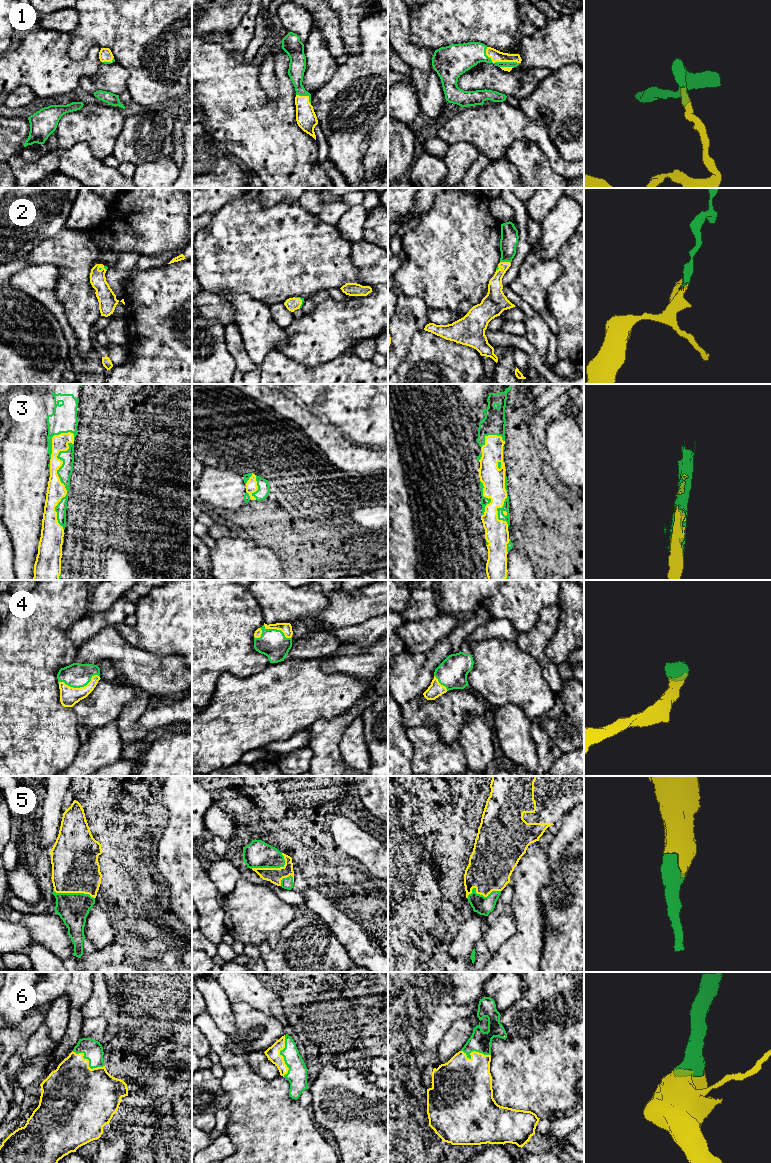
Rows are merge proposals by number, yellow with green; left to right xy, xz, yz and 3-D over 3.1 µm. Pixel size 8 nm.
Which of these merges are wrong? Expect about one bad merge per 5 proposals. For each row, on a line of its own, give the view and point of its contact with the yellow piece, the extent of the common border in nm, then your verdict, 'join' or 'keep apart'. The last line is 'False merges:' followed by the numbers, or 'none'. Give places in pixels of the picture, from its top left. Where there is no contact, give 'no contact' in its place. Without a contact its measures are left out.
1: contact yz (500, 61); length 300 nm; join
2: contact yz (505, 262); length 90 nm; join
3: contact xy (60, 482); length 700 nm; join
4: contact xy (80, 687); length 340 nm; join
5: contact xz (270, 868); length 280 nm; join
6: contact xz (282, 1056); length 340 nm; join
False merges: none

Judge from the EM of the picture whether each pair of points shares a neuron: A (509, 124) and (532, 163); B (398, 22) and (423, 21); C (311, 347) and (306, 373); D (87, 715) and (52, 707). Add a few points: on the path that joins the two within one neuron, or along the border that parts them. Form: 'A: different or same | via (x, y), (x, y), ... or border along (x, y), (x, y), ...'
A: different | border along (540, 149), (533, 142), (516, 139), (505, 154)
B: different | border along (408, 13), (409, 37), (418, 44)
C: different | border along (286, 355), (305, 365), (319, 365), (330, 360)
D: different | border along (72, 707), (76, 715), (78, 735)

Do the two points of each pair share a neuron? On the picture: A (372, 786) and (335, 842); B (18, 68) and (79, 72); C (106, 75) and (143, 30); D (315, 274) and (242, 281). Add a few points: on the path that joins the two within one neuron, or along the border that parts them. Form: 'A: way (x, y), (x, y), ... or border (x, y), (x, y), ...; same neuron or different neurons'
A: border (359, 806), (377, 818); different neurons
B: way (33, 67), (45, 67), (50, 71), (64, 71); same neuron
C: border (115, 61), (127, 70), (127, 83); different neurons
D: way (297, 274), (260, 274); same neuron

